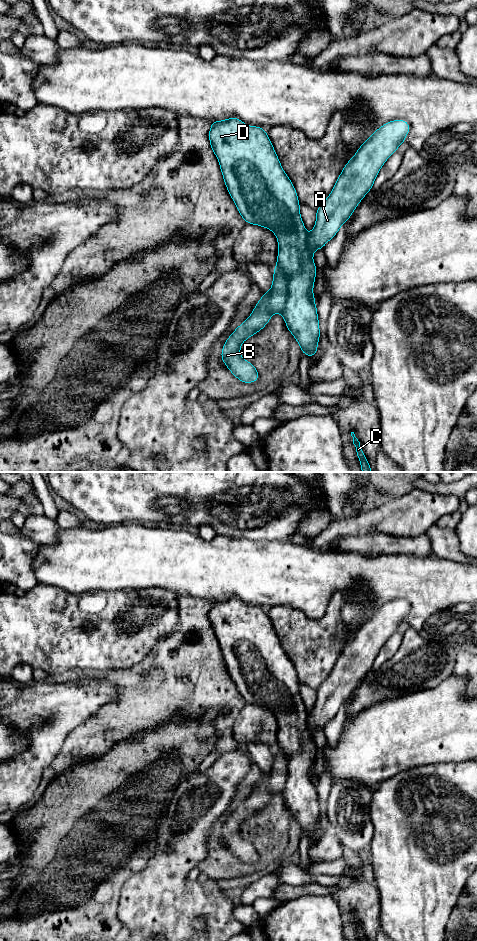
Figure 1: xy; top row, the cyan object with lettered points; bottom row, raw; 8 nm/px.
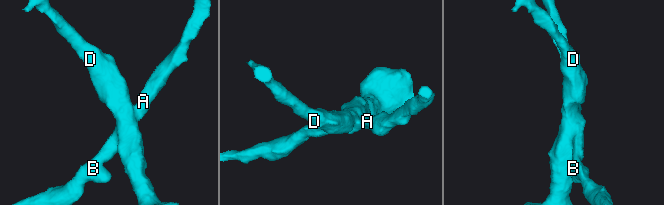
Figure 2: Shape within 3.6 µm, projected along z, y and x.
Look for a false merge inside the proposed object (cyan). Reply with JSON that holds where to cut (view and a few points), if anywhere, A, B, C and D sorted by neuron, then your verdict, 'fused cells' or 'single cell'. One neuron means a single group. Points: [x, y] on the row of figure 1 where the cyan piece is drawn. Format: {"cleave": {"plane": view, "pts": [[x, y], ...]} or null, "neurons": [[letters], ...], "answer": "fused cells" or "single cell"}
{"cleave": {"plane": "xy", "pts": [[274, 269], [280, 269], [289, 275], [286, 303], [281, 314]]}, "neurons": [["A", "B"], ["C", "D"]], "answer": "fused cells"}

